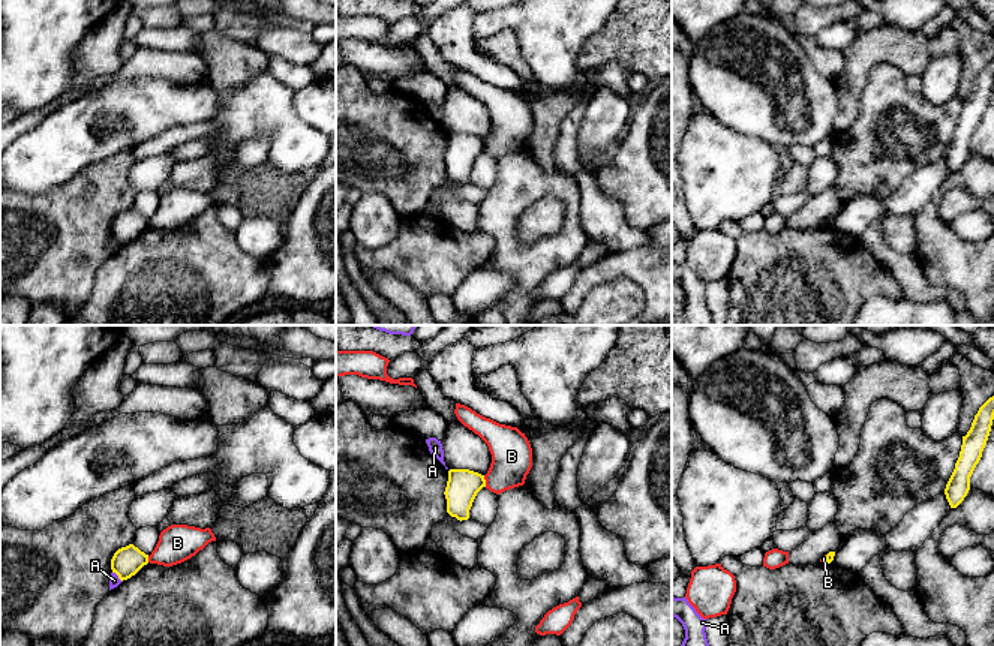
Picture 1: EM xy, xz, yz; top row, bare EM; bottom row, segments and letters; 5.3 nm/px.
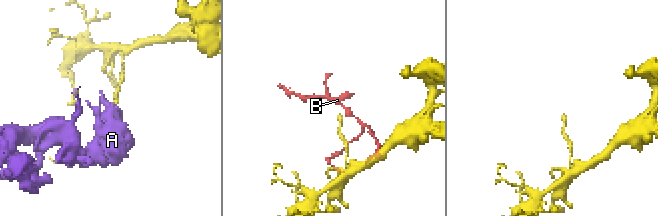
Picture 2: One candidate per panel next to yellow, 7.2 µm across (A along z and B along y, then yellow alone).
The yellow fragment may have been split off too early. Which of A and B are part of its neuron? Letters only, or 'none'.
none

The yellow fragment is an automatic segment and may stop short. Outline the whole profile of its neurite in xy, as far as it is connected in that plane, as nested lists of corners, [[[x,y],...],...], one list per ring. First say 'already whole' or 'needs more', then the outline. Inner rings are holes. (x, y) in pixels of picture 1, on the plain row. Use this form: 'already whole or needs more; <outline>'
already whole; [[[133,208],[118,213],[111,223],[111,234],[118,243],[127,244],[148,228],[148,219]]]

